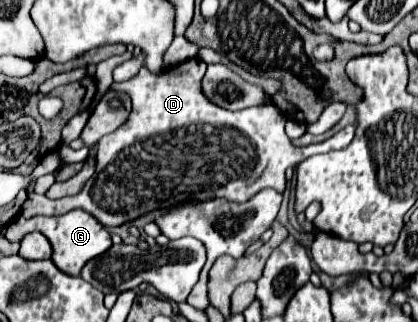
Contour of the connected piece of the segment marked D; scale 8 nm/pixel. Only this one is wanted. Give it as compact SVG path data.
M193 57L193 59L187 59L187 61L183 61L183 63L173 65L173 67L169 67L169 69L163 69L161 73L151 73L147 67L141 67L139 73L137 73L135 77L131 77L131 79L127 79L127 81L123 81L123 83L113 83L113 85L109 87L109 91L123 91L123 93L127 93L127 95L131 97L131 101L133 101L133 111L131 111L127 123L125 123L121 129L117 129L115 133L107 135L105 139L101 139L101 141L97 143L97 167L95 167L95 173L91 175L91 179L85 183L85 187L83 187L77 195L65 197L65 199L59 199L59 201L51 201L51 199L47 199L45 195L29 193L29 197L27 197L25 205L23 205L23 213L21 213L21 215L23 215L23 217L35 217L35 215L63 215L63 213L67 213L67 211L79 207L79 209L91 213L95 219L99 219L101 225L105 225L105 227L115 227L115 225L121 225L121 223L125 223L125 221L137 219L137 217L141 217L141 215L147 213L147 211L167 209L167 207L171 207L171 205L187 203L187 201L195 203L195 201L205 201L205 199L213 199L213 197L227 197L227 199L233 199L233 201L243 203L245 199L251 199L255 193L259 193L261 189L267 189L267 187L271 187L271 189L283 193L283 191L285 191L285 171L287 171L289 167L295 167L295 165L301 163L303 159L311 157L311 155L315 153L315 151L313 151L315 147L321 147L321 153L327 153L327 151L333 151L333 149L345 149L345 147L351 143L353 133L355 133L355 127L353 127L353 125L347 125L345 129L341 129L339 133L335 133L335 135L333 135L331 139L327 139L327 141L321 141L321 143L315 143L315 145L307 145L307 147L295 147L295 145L291 143L291 139L285 135L285 129L283 129L283 113L281 113L275 105L249 107L249 109L245 109L245 111L225 111L225 109L221 109L221 107L209 103L209 99L205 99L205 95L201 95L201 75L205 73L205 67L207 67L207 65L205 65L199 57Z

